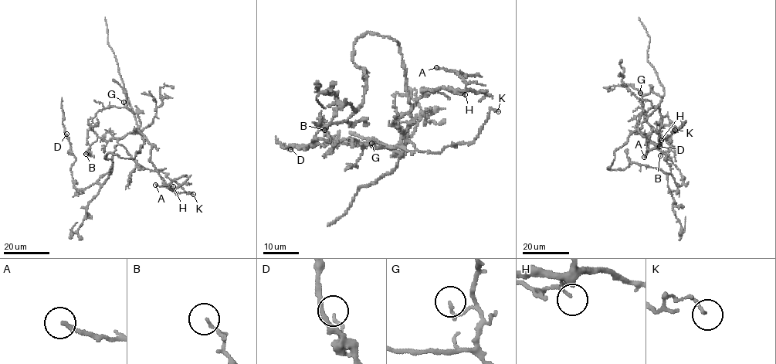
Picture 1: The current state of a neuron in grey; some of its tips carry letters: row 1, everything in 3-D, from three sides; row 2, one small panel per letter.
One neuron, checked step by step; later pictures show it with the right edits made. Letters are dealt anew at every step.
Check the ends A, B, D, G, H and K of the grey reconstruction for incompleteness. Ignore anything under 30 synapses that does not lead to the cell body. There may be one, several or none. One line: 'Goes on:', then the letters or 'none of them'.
Goes on: none of them

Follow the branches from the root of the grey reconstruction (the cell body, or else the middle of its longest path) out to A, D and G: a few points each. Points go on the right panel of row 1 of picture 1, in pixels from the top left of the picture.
A: (613, 161), (615, 151), (659, 106), (642, 112), (637, 123), (642, 135), (660, 144), (647, 150), (644, 157)
D: (613, 161), (607, 169), (647, 165), (670, 174), (681, 185), (680, 171), (659, 146)
G: (613, 161), (614, 152), (624, 145), (630, 134), (640, 128), (662, 100), (651, 92), (644, 96), (640, 93)

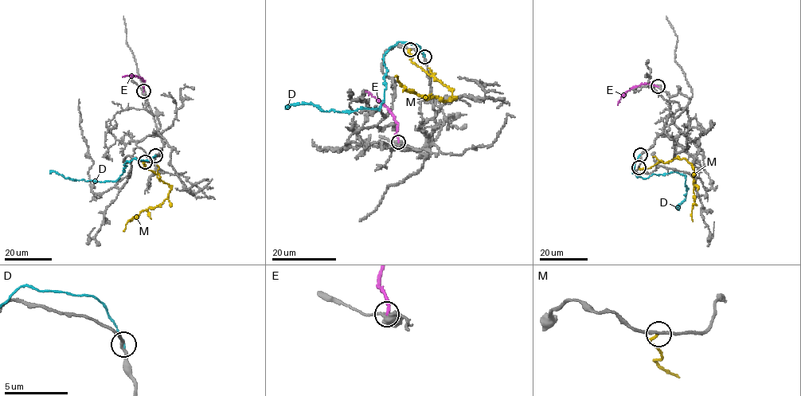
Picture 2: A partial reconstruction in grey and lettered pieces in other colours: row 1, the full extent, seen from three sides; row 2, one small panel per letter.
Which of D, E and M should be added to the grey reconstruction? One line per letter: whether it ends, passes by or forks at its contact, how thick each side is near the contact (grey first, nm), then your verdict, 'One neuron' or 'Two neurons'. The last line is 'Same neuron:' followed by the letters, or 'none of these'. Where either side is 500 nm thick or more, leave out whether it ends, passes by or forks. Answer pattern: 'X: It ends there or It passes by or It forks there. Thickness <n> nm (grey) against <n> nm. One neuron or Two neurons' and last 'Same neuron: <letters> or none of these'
D: It ends there. Thickness 240 nm (grey) against 180 nm. Two neurons
E: It ends there. Thickness 160 nm (grey) against 280 nm. Two neurons
M: It ends there. Thickness 200 nm (grey) against 160 nm. One neuron
Same neuron: M

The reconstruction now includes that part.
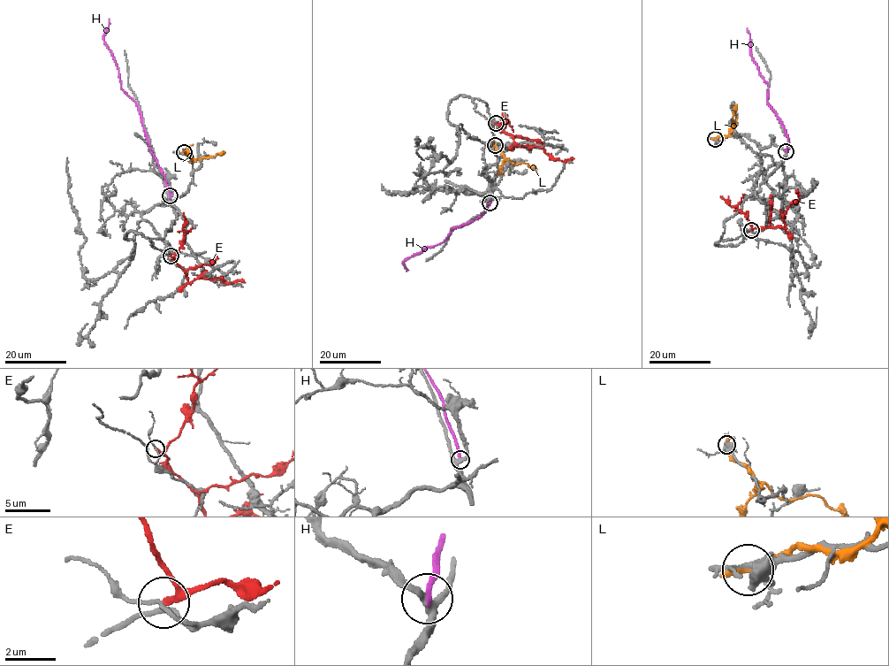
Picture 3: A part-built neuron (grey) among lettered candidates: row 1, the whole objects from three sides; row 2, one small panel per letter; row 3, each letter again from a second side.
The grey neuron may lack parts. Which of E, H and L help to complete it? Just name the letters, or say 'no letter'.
no letter

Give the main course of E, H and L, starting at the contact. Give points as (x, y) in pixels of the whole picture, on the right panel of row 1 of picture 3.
E: (751, 230), (786, 228), (783, 218), (791, 203), (797, 202), (797, 192)
H: (786, 150), (787, 133), (767, 103), (766, 81), (750, 53), (747, 28)
L: (715, 138), (730, 133), (736, 104)

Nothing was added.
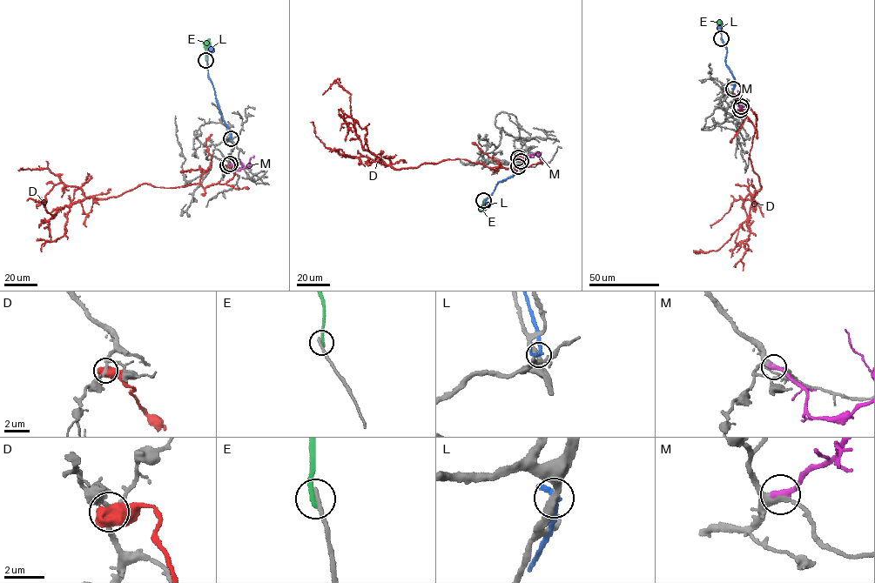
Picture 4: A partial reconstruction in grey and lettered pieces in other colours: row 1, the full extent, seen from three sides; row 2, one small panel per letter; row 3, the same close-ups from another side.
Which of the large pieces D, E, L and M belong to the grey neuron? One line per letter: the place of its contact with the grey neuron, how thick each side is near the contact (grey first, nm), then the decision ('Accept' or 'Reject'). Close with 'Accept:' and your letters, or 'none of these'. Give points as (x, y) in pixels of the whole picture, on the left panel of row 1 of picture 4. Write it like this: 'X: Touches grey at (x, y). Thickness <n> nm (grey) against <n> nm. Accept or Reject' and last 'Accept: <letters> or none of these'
D: Touches grey at (227, 165). Thickness 180 nm (grey) against 900 nm. Reject
E: Touches grey at (205, 60). Thickness 240 nm (grey) against 240 nm. Reject
L: Touches grey at (231, 138). Thickness 300 nm (grey) against 200 nm. Reject
M: Touches grey at (230, 164). Thickness 300 nm (grey) against 340 nm. Accept
Accept: M

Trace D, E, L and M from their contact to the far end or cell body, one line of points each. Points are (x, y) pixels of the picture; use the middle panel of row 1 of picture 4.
D: (518, 157), (527, 167), (487, 167), (455, 158), (393, 169), (363, 148), (350, 94), (337, 82), (323, 94)
E: (483, 200), (481, 206), (485, 211)
L: (518, 166), (513, 177), (497, 182), (492, 194), (485, 201), (484, 204), (488, 204)
M: (521, 161), (538, 152), (540, 159), (542, 160)

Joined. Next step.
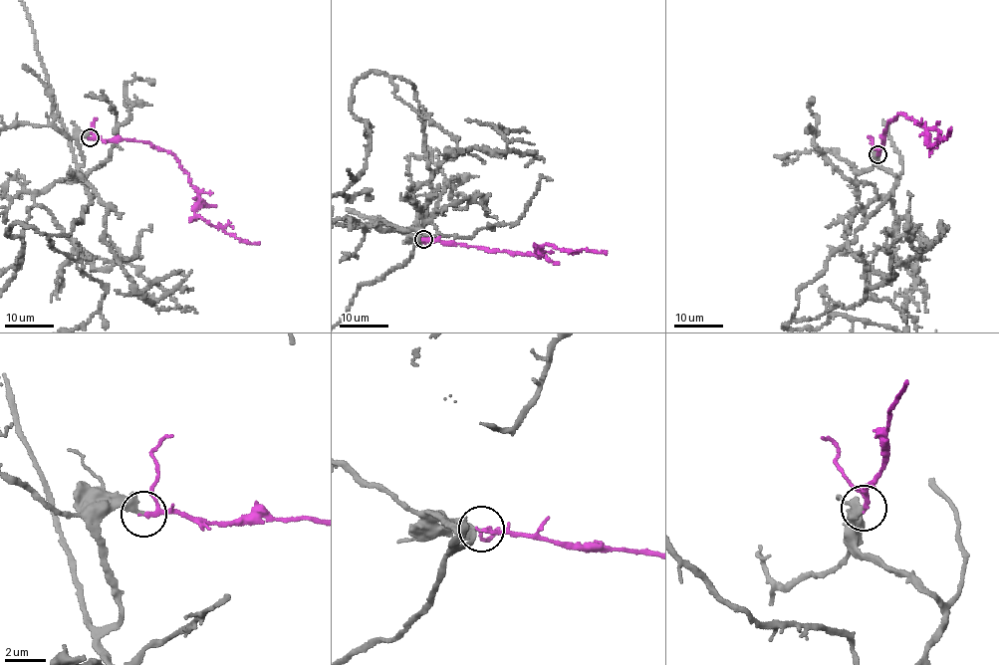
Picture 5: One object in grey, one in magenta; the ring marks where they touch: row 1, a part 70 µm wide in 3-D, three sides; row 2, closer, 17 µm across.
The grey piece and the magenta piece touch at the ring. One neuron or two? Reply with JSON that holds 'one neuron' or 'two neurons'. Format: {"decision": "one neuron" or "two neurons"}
{"decision": "one neuron"}

